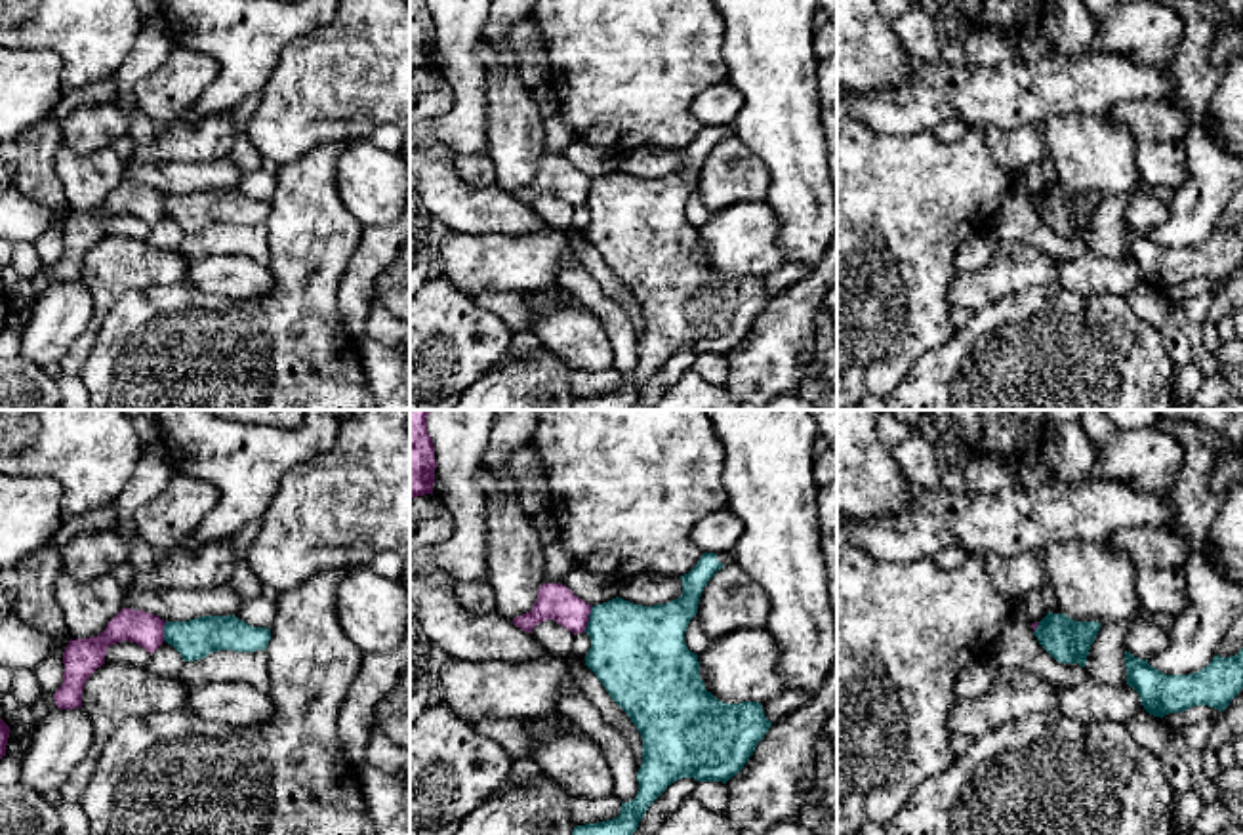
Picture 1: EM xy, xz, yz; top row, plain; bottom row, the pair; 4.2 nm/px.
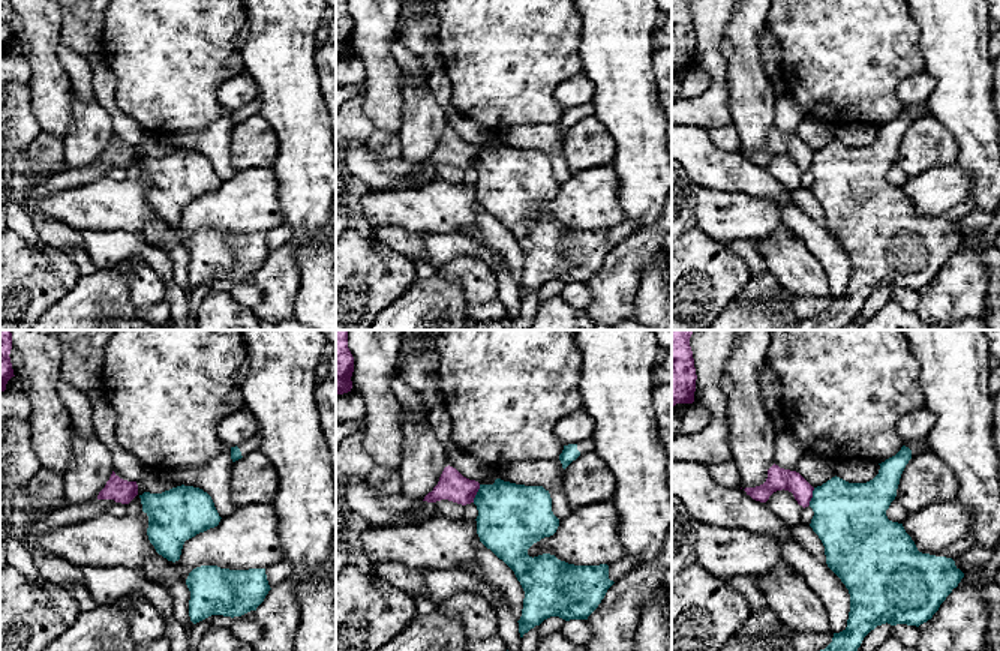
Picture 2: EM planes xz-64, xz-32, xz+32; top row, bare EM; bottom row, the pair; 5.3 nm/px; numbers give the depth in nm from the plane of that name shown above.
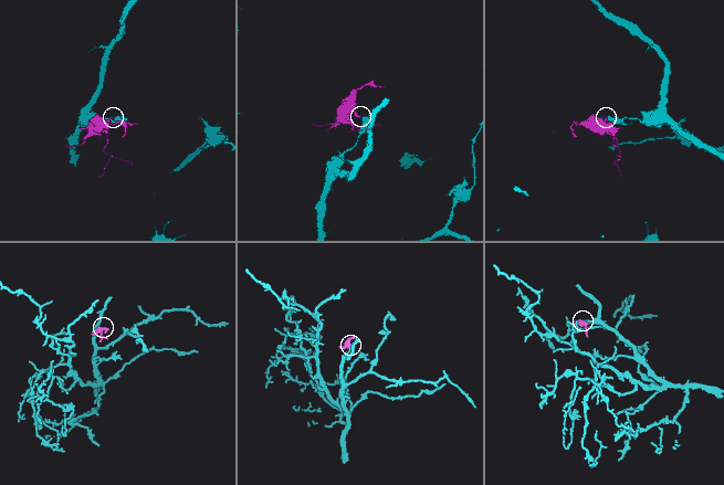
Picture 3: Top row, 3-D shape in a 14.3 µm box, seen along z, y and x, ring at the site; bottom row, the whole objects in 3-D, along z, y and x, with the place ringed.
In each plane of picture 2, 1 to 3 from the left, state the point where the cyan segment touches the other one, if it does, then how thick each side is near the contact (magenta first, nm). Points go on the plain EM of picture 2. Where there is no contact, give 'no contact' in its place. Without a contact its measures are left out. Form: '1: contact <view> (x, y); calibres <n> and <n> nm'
1: no contact
2: contact xz-32 (476, 158); calibres 160 and 360 nm
3: contact xz+32 (811, 161); calibres 120 and 380 nm

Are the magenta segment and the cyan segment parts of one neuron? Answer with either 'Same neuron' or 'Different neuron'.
Different neuron

